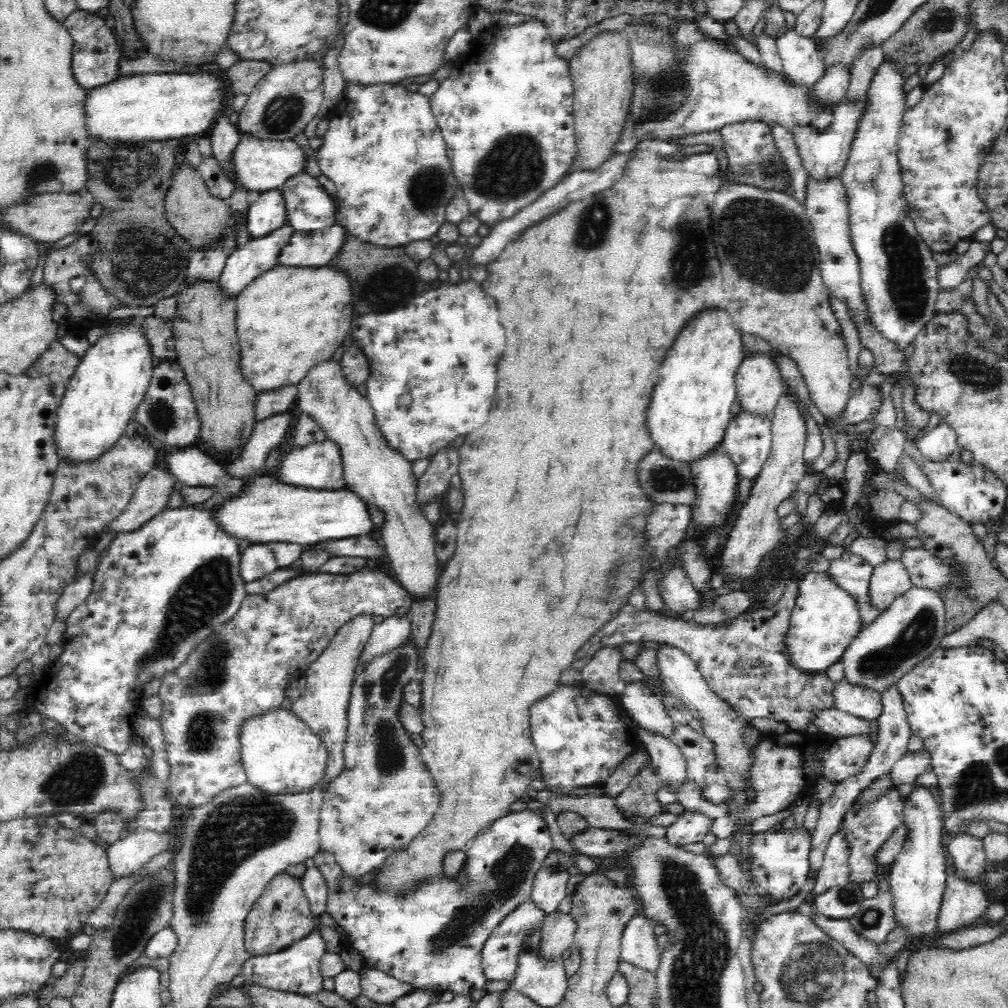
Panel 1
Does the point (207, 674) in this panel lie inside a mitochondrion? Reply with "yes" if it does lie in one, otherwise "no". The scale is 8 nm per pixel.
yes

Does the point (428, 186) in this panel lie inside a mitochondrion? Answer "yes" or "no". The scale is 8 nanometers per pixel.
yes

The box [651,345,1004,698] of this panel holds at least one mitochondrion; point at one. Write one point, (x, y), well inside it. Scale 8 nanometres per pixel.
(917, 635)

